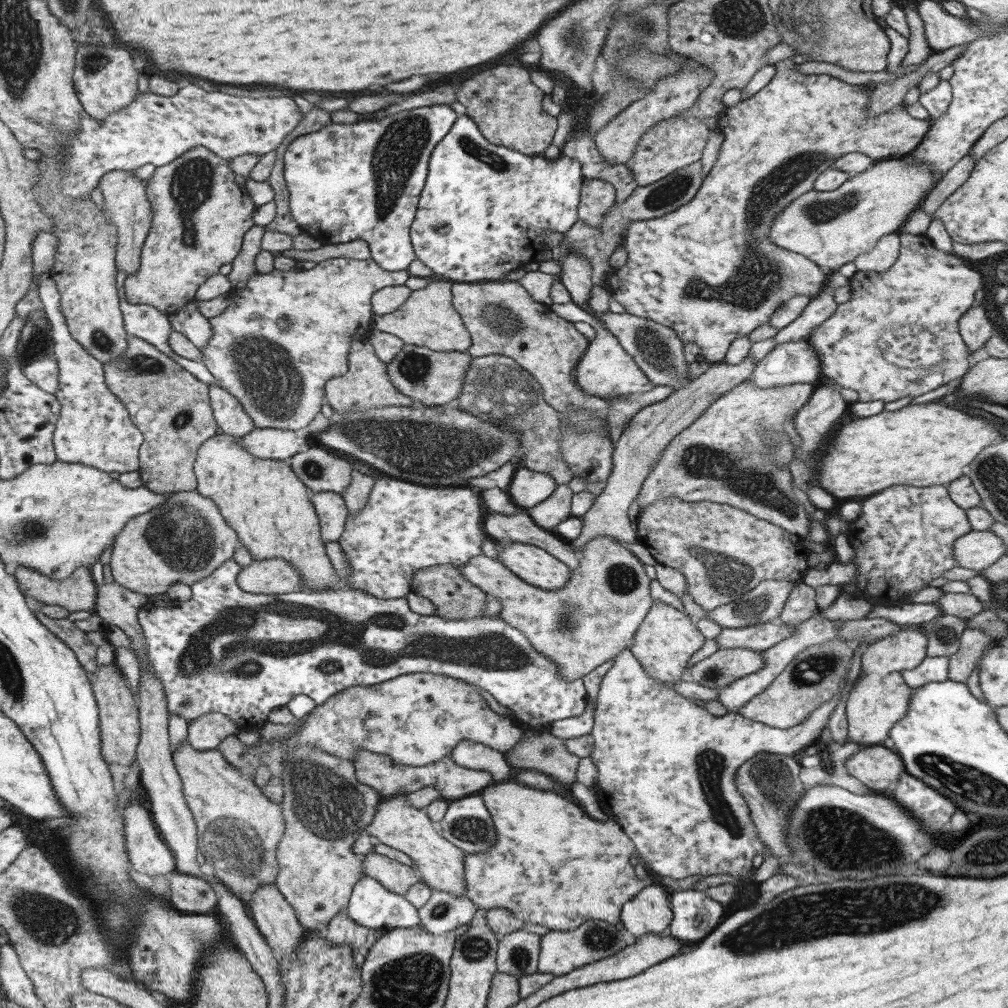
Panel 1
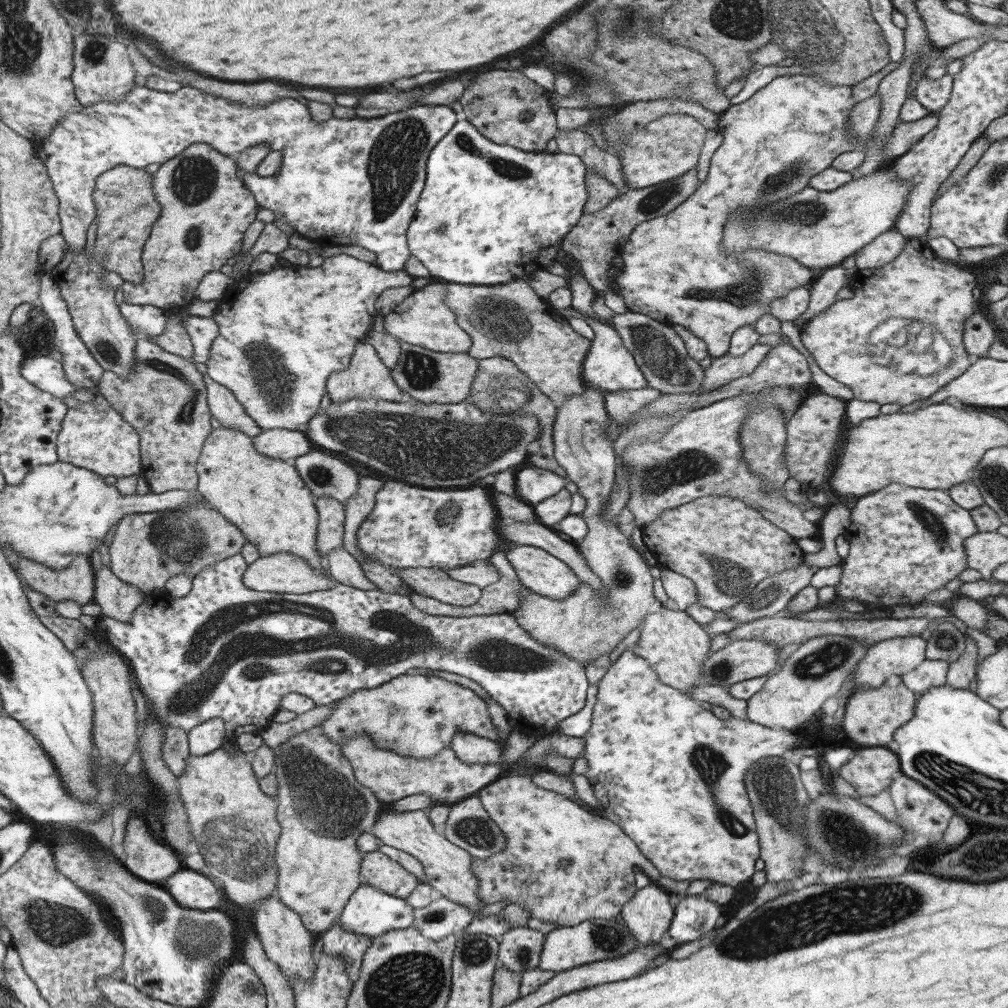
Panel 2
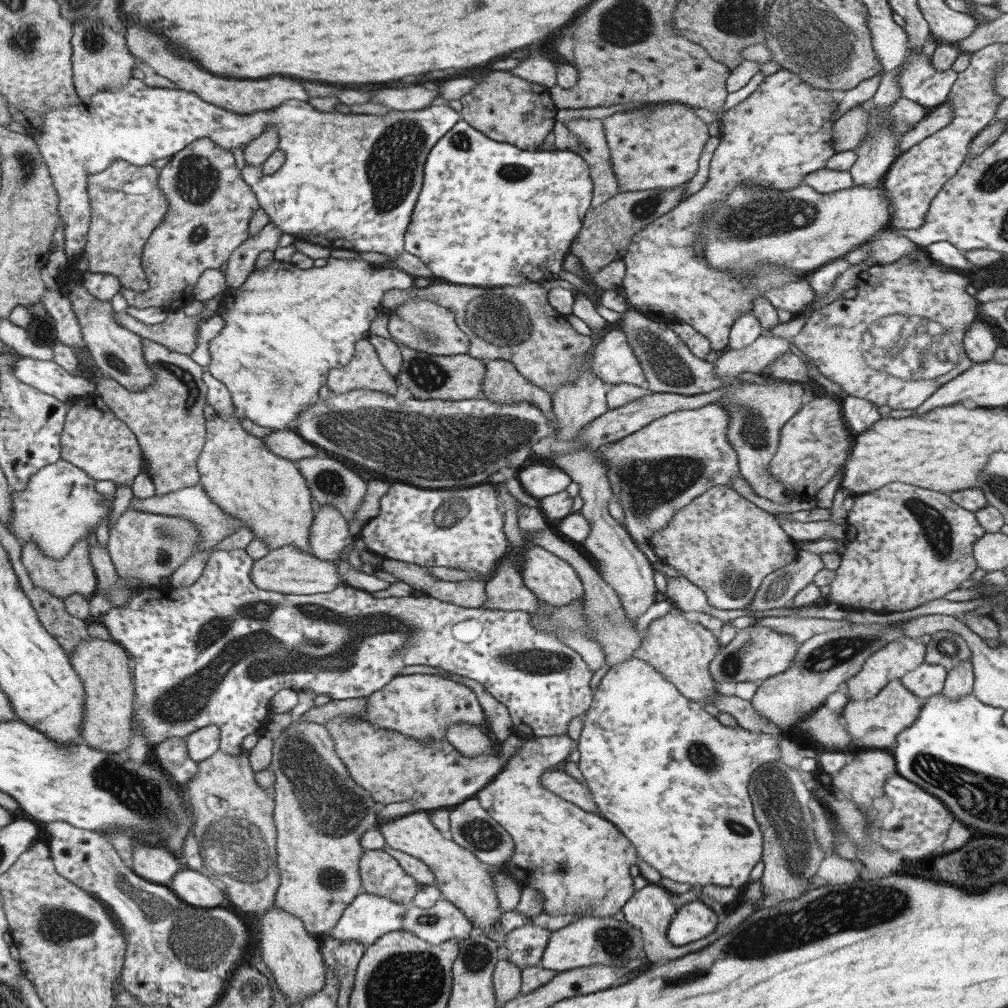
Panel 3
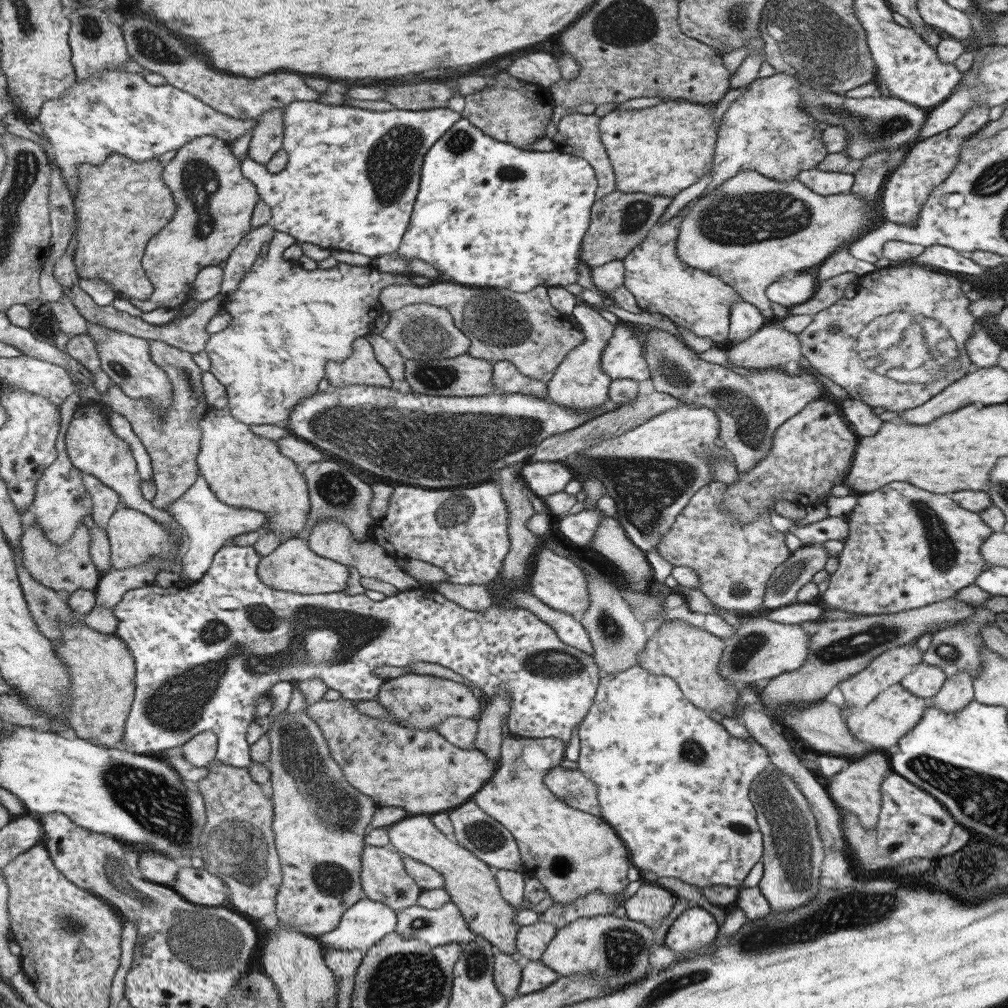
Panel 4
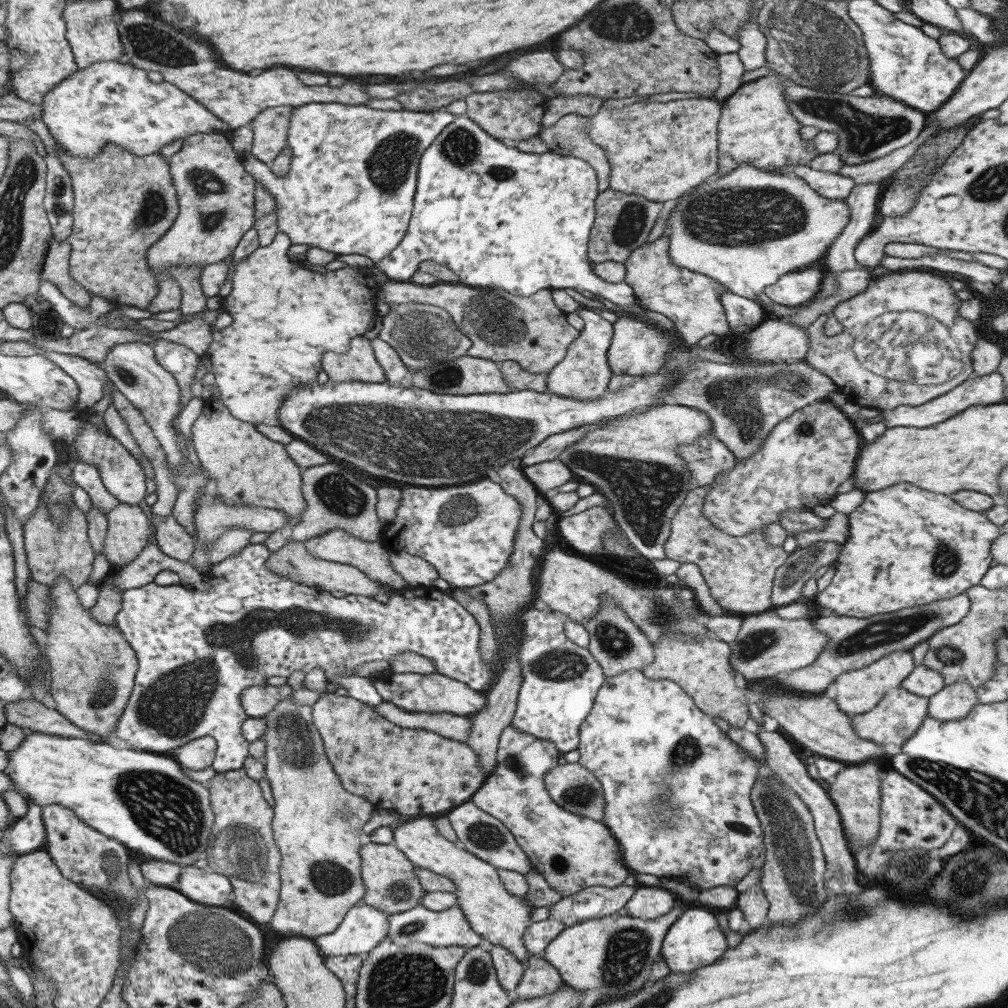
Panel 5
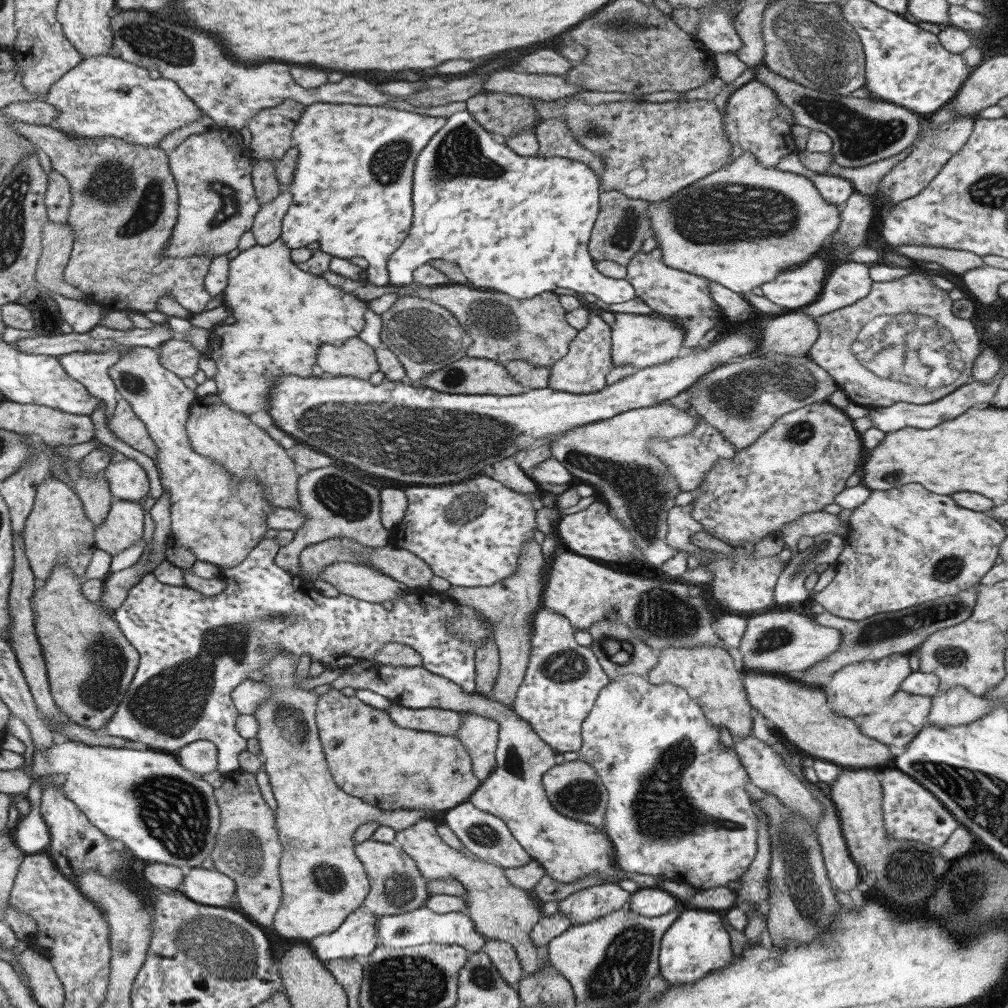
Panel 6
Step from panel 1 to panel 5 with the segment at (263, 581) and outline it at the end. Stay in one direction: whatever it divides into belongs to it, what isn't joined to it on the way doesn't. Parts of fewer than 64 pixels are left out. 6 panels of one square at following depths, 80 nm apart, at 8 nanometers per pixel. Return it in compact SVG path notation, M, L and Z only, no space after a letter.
M287 542L283 548L271 551L264 567L278 576L284 576L288 580L302 584L307 589L335 592L346 592L348 595L366 596L371 598L375 594L382 592L384 596L389 596L393 592L386 592L377 581L369 579L363 575L356 567L347 564L329 562L308 555L304 542Z

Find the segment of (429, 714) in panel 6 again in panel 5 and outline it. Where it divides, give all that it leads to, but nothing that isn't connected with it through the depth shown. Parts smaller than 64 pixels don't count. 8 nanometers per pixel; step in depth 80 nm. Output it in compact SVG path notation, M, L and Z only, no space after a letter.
M387 702L372 706L372 709L401 728L425 729L451 741L464 743L470 729L470 717L448 712L407 712Z

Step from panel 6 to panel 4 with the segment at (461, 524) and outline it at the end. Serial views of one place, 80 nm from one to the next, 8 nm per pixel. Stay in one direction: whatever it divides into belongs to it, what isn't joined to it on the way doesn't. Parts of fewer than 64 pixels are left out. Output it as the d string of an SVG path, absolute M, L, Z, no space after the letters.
M492 480L445 489L396 484L388 496L385 514L373 525L371 540L397 560L420 560L439 567L447 574L450 583L487 585L498 577L510 547L507 521L506 504L501 498L499 485Z

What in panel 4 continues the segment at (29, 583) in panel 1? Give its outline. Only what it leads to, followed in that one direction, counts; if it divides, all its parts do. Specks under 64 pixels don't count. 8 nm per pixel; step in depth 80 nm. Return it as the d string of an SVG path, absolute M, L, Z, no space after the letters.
M33 522L22 531L19 546L23 568L33 577L33 580L36 580L45 588L66 594L79 588L95 590L101 576L91 562L88 553L88 530L82 522L65 545L53 545L49 538L44 537L40 526Z

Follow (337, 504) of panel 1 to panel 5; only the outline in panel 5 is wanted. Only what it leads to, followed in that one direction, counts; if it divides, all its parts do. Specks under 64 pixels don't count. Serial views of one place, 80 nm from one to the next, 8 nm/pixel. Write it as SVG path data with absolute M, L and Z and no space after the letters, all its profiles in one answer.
M331 529L321 533L319 536L309 538L304 542L308 555L314 556L321 560L341 563L356 567L363 575L369 577L379 584L387 584L396 592L407 588L407 582L391 568L388 551L382 546L381 542L365 542L351 536L348 532L341 529Z

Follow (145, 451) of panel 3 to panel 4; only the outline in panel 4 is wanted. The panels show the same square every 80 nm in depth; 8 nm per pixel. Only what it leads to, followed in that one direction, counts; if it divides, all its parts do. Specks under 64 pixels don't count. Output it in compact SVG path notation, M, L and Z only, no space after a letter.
M153 340L148 342L148 353L151 362L166 374L170 382L171 402L162 417L154 415L147 400L133 400L124 396L124 392L112 382L108 384L105 394L100 395L100 400L107 405L106 410L111 410L113 414L121 415L126 420L128 428L150 456L150 480L156 486L156 493L150 503L156 509L165 511L166 506L177 500L198 477L196 456L200 447L201 429L198 425L199 416L193 415L193 407L199 403L204 390L201 384L202 372L193 362L190 352Z

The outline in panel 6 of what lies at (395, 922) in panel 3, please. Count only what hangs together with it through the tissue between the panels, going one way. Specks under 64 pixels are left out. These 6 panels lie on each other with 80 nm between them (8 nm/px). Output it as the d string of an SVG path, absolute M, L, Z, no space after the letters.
M359 906L333 932L309 939L308 945L322 962L367 956L376 946L376 915Z

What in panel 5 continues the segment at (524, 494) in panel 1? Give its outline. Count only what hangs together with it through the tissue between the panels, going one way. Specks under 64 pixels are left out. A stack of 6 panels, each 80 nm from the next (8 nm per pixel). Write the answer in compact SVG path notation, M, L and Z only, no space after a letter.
M549 460L521 467L526 479L546 497L571 480L572 472L559 460Z

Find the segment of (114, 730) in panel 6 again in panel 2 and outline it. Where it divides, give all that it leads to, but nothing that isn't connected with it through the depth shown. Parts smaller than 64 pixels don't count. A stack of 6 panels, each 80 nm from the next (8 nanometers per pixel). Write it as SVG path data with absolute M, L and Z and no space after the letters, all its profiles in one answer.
M240 553L228 556L214 562L211 566L204 568L196 574L191 581L190 591L181 598L175 598L164 589L145 594L142 603L133 609L129 622L119 622L110 616L97 615L94 630L100 634L102 639L108 643L109 647L117 650L125 659L128 659L130 666L134 668L132 673L133 681L139 685L144 698L149 702L149 708L154 712L158 721L162 724L162 729L175 727L187 732L196 724L201 724L208 718L218 718L223 720L225 725L225 740L236 742L236 738L243 733L259 733L272 718L278 709L279 701L284 694L297 692L311 698L317 706L325 706L340 698L347 698L352 692L361 689L377 688L380 684L387 682L399 675L411 672L415 668L425 668L425 670L441 670L441 672L451 672L463 678L474 680L508 715L508 724L512 730L521 733L541 736L555 732L556 724L564 718L579 712L585 704L585 690L588 682L582 664L577 664L570 656L558 652L552 646L543 646L533 640L525 630L517 623L510 613L482 614L467 617L453 617L447 615L429 615L418 611L411 605L407 595L397 593L382 593L377 590L361 590L337 583L335 587L327 590L301 593L298 595L282 595L274 592L259 592L247 588L242 583L243 571L247 568L246 562L241 558Z

